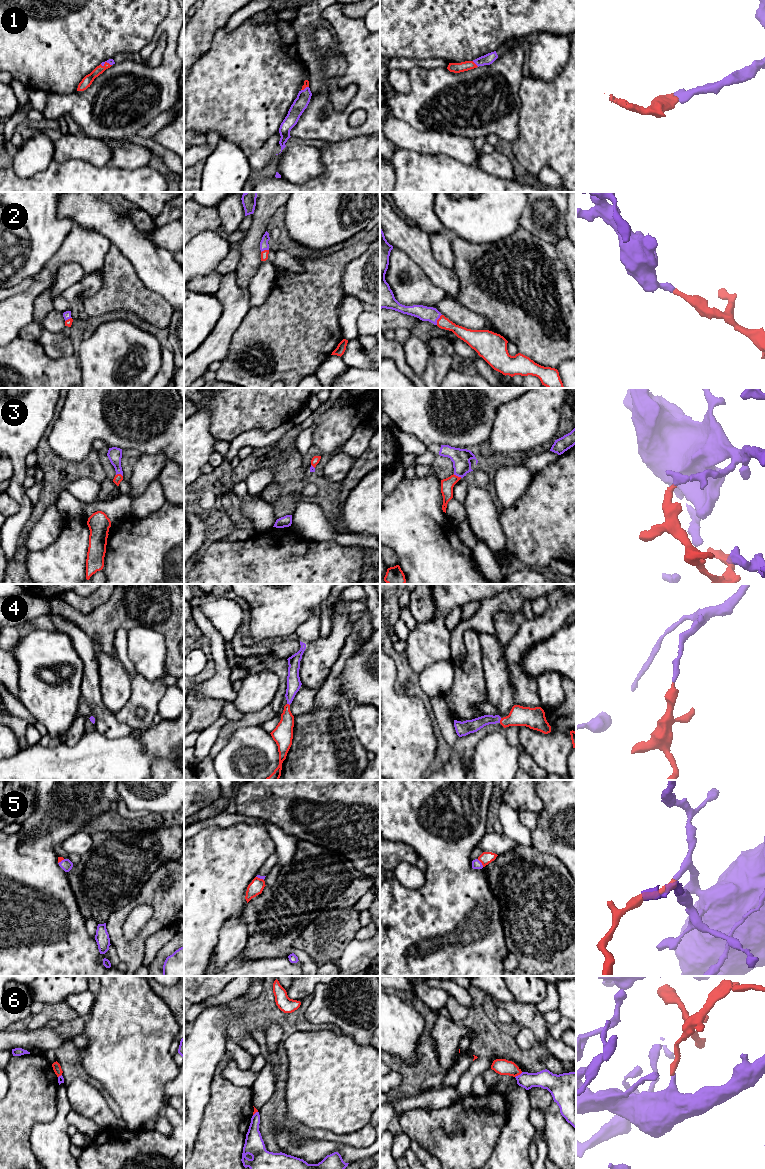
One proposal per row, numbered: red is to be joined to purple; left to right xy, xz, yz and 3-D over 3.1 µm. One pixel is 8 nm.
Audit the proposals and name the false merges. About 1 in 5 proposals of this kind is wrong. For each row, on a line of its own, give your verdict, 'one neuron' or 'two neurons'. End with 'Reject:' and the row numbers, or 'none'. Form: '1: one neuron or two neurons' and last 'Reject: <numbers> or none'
1: one neuron
2: one neuron
3: one neuron
4: one neuron
5: one neuron
6: two neurons
Reject: 6

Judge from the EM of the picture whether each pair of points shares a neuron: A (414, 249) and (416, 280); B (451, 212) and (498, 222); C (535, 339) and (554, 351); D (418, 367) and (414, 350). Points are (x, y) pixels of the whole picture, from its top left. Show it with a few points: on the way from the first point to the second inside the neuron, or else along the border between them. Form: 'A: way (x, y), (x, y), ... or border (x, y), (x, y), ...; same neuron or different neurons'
A: border (397, 248), (401, 249), (425, 273), (430, 281); different neurons
B: way (463, 212), (486, 212); same neuron
C: way (540, 339), (549, 346); same neuron
D: way (418, 363), (417, 354); same neuron

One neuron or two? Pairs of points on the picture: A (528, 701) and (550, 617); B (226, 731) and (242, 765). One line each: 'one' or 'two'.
A: one
B: two

